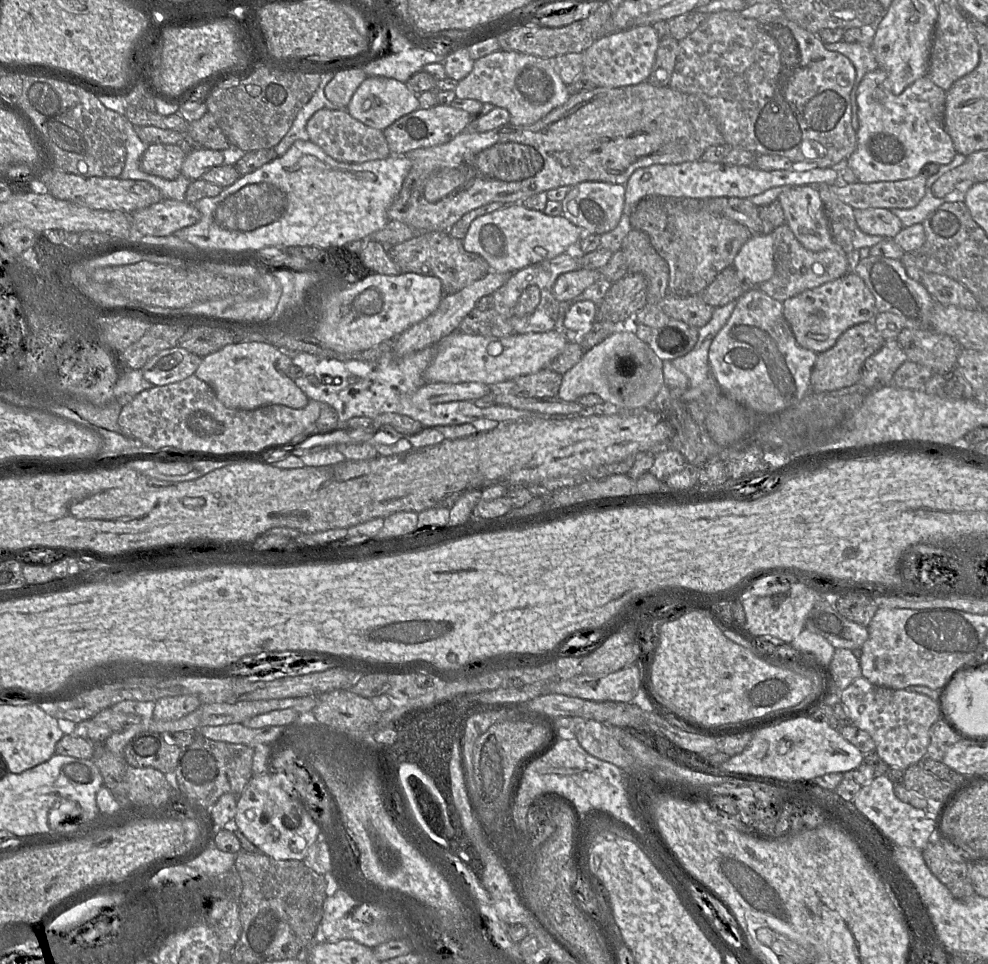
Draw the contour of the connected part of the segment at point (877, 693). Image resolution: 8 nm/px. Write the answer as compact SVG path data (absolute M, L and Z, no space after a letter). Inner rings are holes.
M861 676L841 692L841 702L848 709L852 724L867 731L876 743L876 752L891 767L906 769L926 757L930 728L942 718L938 697L932 698L871 683Z

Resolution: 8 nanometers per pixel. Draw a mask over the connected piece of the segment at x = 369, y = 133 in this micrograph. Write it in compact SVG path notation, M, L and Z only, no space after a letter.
M346 110L317 111L307 123L307 132L310 141L339 162L362 163L391 155L383 131L366 126L354 119Z

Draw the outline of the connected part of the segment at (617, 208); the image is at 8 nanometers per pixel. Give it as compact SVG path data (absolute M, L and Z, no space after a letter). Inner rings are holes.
M583 182L572 187L561 204L562 215L584 234L602 235L613 230L625 213L625 185Z

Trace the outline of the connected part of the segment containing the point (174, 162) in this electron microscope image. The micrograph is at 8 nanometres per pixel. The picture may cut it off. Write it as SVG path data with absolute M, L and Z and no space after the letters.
M150 144L142 155L140 169L149 175L175 180L186 156L178 144Z

